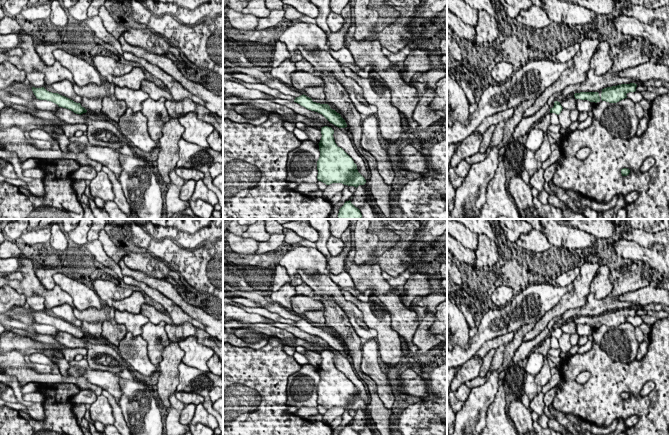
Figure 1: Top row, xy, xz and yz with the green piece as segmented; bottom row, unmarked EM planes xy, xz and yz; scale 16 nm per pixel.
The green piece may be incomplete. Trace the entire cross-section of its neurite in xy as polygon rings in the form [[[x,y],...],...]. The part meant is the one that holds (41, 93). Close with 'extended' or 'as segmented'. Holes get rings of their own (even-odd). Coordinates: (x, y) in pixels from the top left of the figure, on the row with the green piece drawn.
[[[32,87],[32,91],[36,98],[39,100],[51,101],[57,104],[59,107],[69,109],[79,115],[87,112],[87,110],[84,107],[82,107],[80,103],[76,103],[73,100],[65,96],[62,96],[58,93],[49,92],[44,87],[41,88]]]; as segmented

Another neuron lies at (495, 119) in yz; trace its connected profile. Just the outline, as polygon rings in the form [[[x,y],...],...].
[[[509,108],[505,111],[498,112],[492,116],[487,117],[475,131],[479,134],[484,134],[490,126],[496,126],[502,121],[507,121],[514,114],[514,111],[515,108]]]

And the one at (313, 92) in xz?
[[[306,87],[304,91],[307,97],[311,98],[313,102],[327,104],[324,87]]]

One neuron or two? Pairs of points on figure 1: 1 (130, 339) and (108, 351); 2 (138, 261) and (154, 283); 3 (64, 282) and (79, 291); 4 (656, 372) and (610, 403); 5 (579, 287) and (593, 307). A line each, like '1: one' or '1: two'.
1: two
2: two
3: one
4: one
5: two

